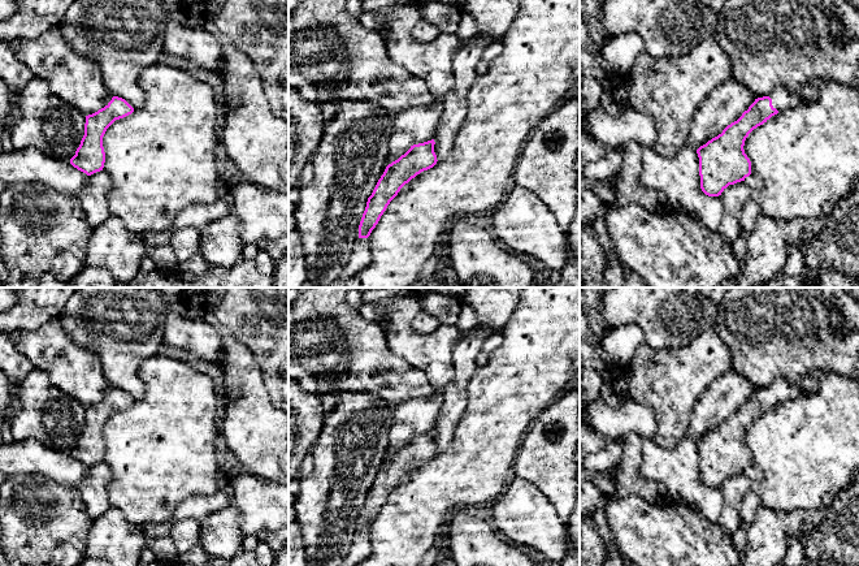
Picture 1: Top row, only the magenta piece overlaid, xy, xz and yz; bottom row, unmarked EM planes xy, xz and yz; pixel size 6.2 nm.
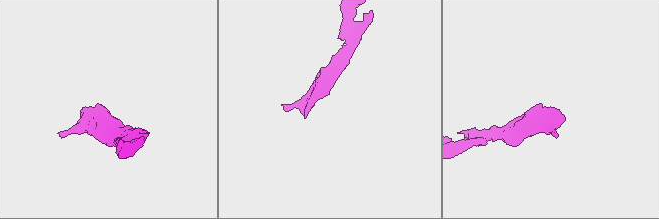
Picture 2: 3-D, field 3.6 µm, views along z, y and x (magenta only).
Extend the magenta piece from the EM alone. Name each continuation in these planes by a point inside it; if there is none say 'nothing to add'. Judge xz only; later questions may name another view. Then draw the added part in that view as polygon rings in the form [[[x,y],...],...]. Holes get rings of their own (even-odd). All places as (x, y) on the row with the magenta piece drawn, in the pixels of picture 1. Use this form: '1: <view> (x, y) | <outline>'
1: xz (359, 259) | [[[357,238],[347,265],[343,268],[339,281],[344,281],[351,276],[365,269],[370,264],[370,243],[368,238]]]

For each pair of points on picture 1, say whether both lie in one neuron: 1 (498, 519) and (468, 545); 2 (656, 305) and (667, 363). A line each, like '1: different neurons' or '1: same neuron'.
1: different neurons
2: different neurons

